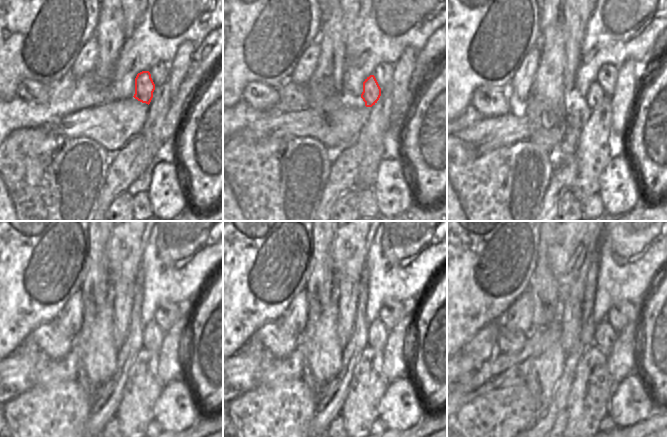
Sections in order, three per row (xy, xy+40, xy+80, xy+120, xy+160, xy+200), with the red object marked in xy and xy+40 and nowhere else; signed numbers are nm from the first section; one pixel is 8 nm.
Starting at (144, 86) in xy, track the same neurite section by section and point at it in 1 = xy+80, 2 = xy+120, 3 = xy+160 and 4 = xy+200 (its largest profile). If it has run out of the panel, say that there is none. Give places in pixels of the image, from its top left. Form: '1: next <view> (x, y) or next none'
1: next xy+80 (595, 94)
2: next xy+120 (153, 335)
3: next xy+160 (377, 336)
4: next xy+200 (605, 336)

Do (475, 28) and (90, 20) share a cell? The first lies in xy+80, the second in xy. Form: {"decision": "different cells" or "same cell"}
{"decision": "same cell"}

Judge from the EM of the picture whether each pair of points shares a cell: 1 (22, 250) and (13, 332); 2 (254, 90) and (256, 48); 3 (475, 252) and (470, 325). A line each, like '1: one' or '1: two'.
1: one
2: two
3: one

